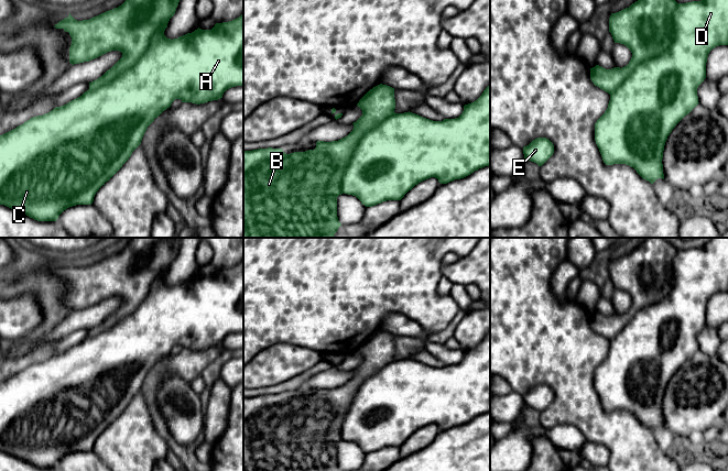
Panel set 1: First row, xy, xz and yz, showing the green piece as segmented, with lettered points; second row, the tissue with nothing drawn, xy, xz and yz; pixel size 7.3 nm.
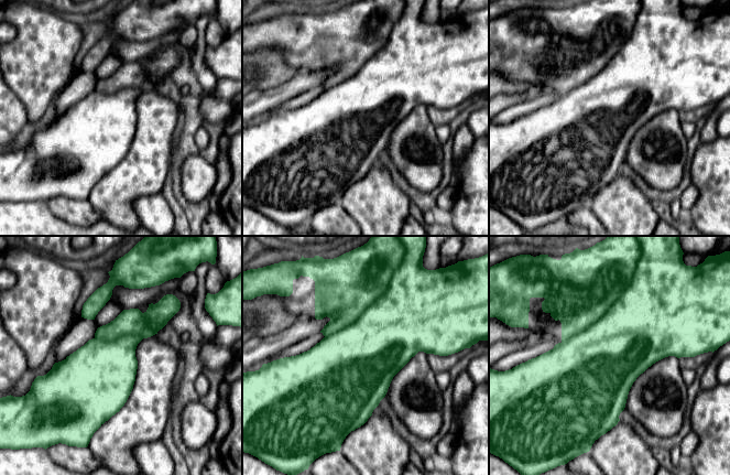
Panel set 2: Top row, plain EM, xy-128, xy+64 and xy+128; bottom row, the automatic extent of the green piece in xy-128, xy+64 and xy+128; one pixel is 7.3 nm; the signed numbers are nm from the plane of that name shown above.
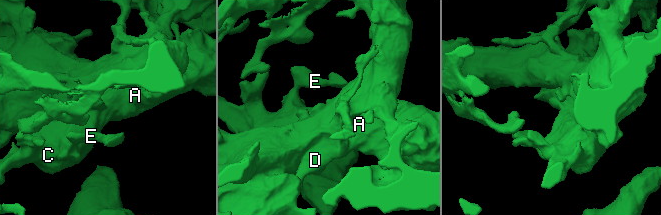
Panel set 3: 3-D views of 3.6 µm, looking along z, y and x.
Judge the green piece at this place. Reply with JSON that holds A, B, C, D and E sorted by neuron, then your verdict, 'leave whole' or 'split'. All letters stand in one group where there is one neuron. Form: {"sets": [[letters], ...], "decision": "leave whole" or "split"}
{"sets": [["A", "C", "D", "E"], ["B"]], "decision": "split"}

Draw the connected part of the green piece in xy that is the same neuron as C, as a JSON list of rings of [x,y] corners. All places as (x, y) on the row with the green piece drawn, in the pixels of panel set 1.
[[[243,13],[232,21],[216,23],[211,30],[202,30],[198,28],[192,33],[173,40],[164,35],[166,28],[167,23],[153,35],[148,48],[137,63],[113,80],[97,89],[88,89],[80,97],[68,103],[56,107],[43,116],[33,117],[15,129],[0,135],[0,205],[25,213],[37,221],[56,221],[59,215],[69,207],[76,205],[91,205],[99,188],[122,167],[132,152],[141,144],[148,127],[164,110],[170,108],[175,99],[181,99],[182,102],[200,105],[222,98],[224,92],[231,87],[243,86]]]

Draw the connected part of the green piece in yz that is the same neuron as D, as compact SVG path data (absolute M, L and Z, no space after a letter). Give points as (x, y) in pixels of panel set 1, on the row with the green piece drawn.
M700 0L686 3L677 3L673 13L674 39L665 52L658 57L649 58L642 62L637 68L624 79L624 81L610 95L608 108L605 113L595 123L595 141L606 165L626 164L633 167L637 173L645 180L653 184L658 178L664 179L663 174L663 151L667 136L675 125L688 114L699 102L697 88L706 78L706 63L709 52L719 45L728 45L728 0Z

